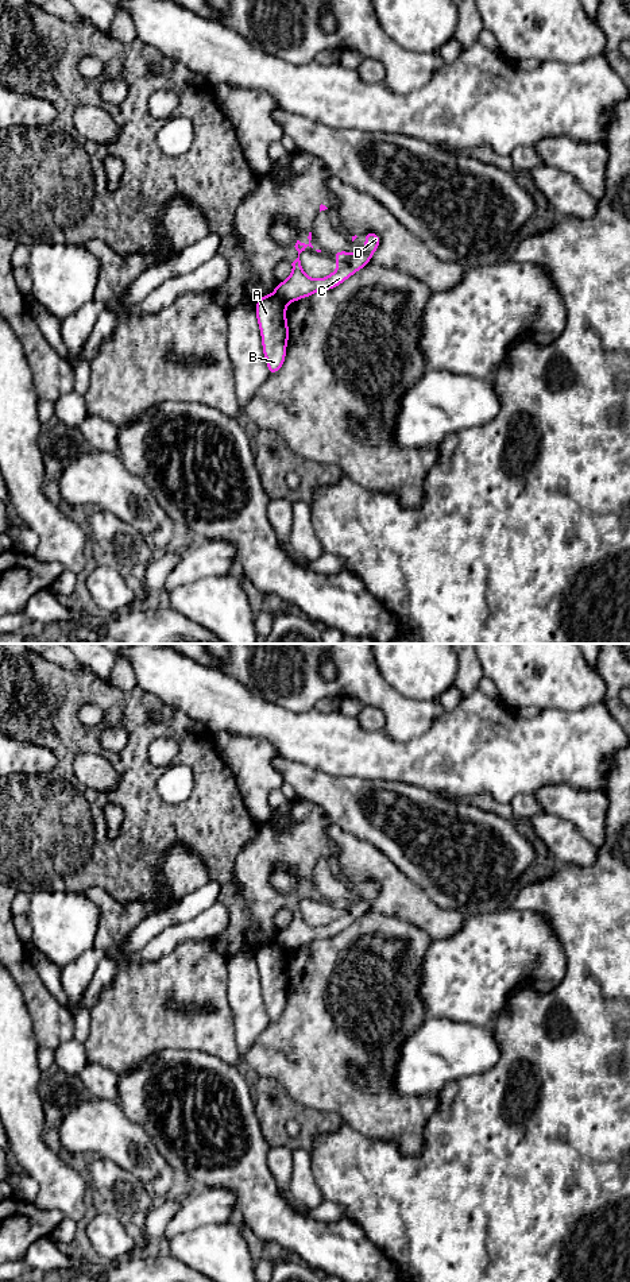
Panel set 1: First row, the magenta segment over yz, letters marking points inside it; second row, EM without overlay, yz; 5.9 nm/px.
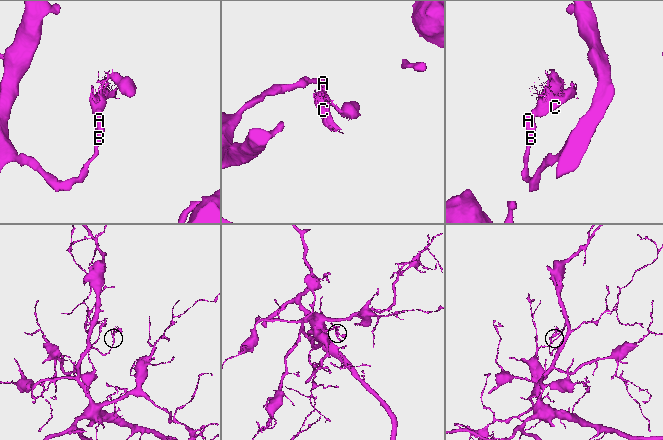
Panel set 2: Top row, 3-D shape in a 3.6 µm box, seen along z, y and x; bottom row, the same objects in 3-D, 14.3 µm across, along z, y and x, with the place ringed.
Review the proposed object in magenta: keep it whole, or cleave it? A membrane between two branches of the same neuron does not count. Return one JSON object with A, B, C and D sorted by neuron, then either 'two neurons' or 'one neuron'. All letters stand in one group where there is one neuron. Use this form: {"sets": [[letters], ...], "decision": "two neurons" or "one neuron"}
{"sets": [["A", "B"], ["C", "D"]], "decision": "two neurons"}

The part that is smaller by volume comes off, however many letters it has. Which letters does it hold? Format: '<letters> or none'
C, D

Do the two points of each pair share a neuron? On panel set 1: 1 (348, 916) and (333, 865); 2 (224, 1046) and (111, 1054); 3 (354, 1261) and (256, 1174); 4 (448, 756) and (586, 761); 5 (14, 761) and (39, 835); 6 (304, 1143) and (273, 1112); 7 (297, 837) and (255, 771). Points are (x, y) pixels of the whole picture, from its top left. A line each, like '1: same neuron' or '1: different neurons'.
1: same neuron
2: same neuron
3: same neuron
4: same neuron
5: different neurons
6: same neuron
7: different neurons

